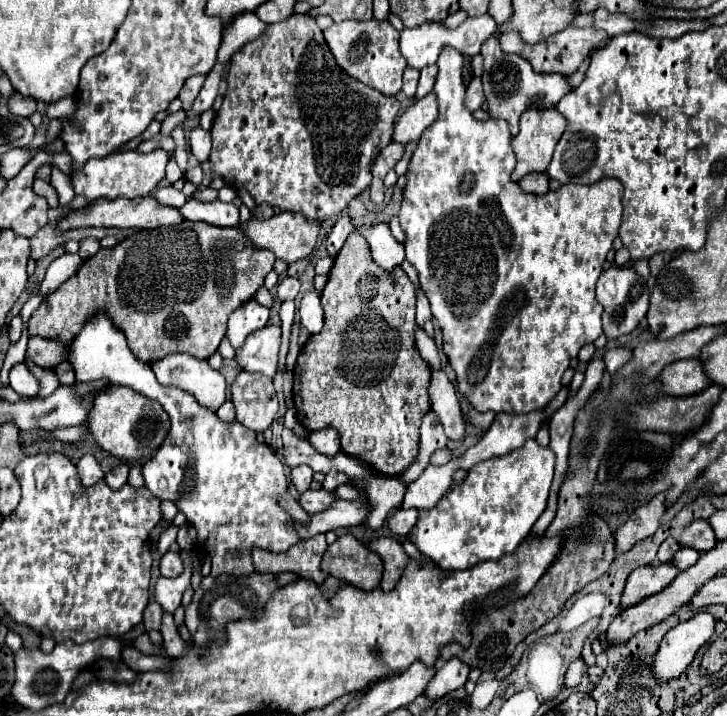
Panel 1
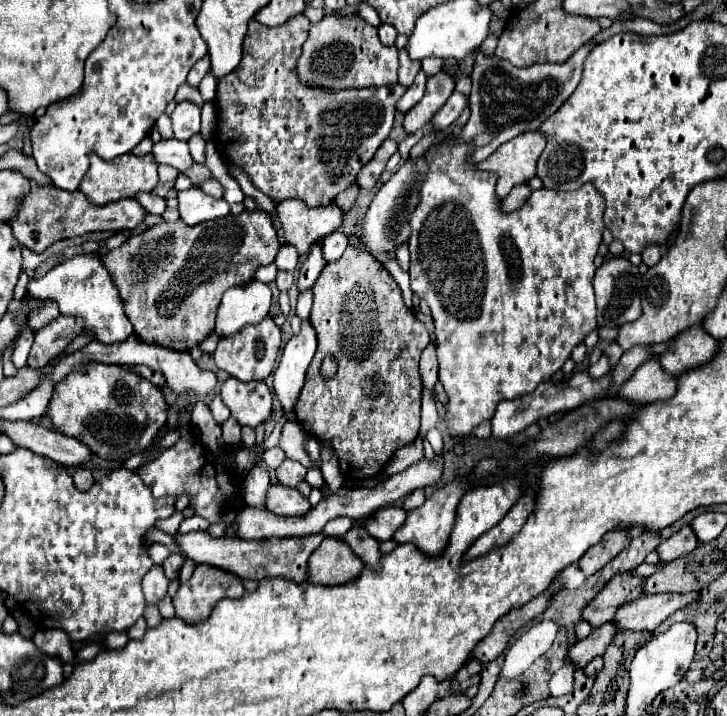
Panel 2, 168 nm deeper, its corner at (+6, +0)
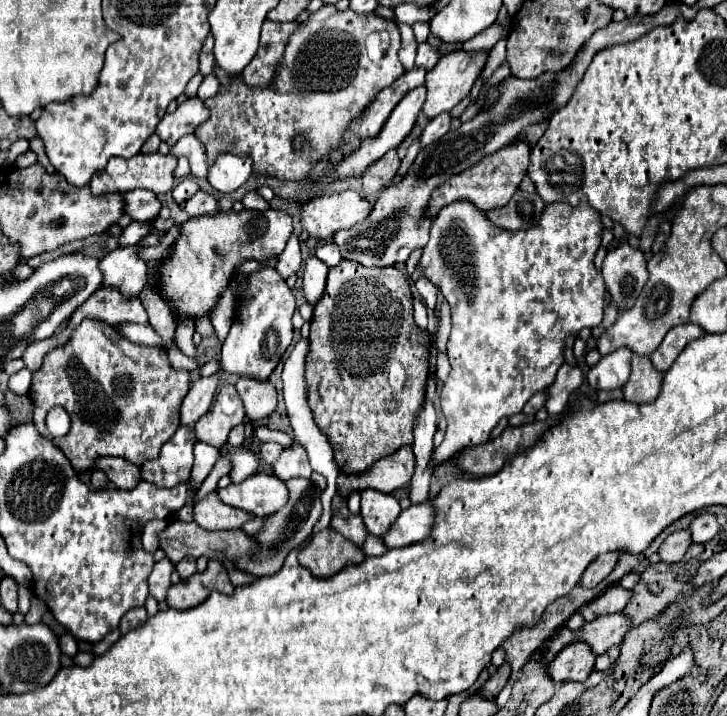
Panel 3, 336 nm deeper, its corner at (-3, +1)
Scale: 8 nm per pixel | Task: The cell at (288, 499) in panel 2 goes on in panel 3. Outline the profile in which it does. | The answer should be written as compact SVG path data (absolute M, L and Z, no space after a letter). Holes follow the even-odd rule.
M255 473L251 481L243 481L243 485L229 485L217 491L219 499L231 507L239 507L243 511L255 513L257 517L273 515L289 501L289 489L275 475Z

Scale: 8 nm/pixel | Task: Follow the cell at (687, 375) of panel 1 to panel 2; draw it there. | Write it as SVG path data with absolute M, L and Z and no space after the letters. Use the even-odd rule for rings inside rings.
M656 358L638 366L638 370L622 384L618 390L620 398L626 398L632 404L648 404L656 400L668 400L676 392L676 378L662 370Z

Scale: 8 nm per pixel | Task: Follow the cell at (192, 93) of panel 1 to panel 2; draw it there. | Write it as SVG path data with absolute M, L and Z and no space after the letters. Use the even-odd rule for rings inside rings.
M204 56L204 58L200 58L200 60L190 68L186 82L192 84L192 86L198 86L200 80L202 80L208 72L210 72L210 60L208 60L208 56Z

